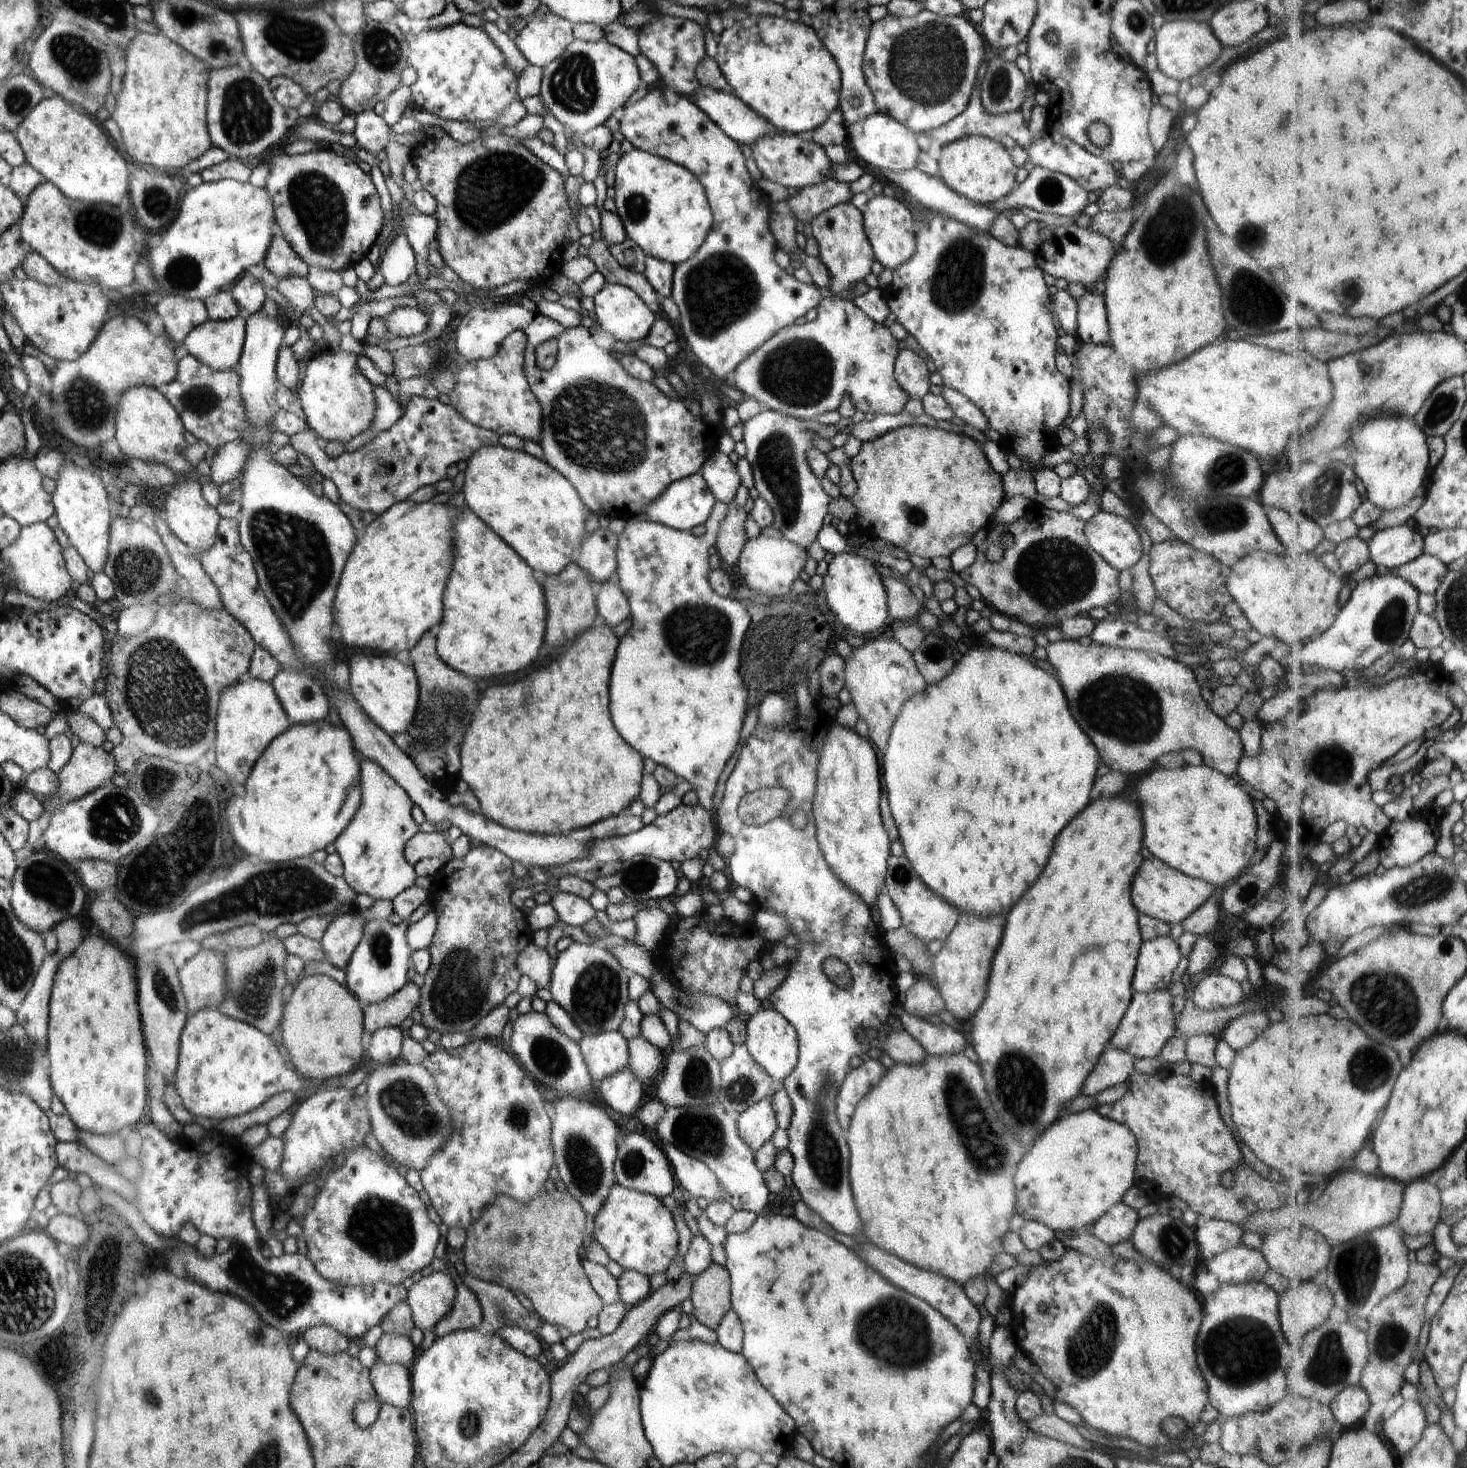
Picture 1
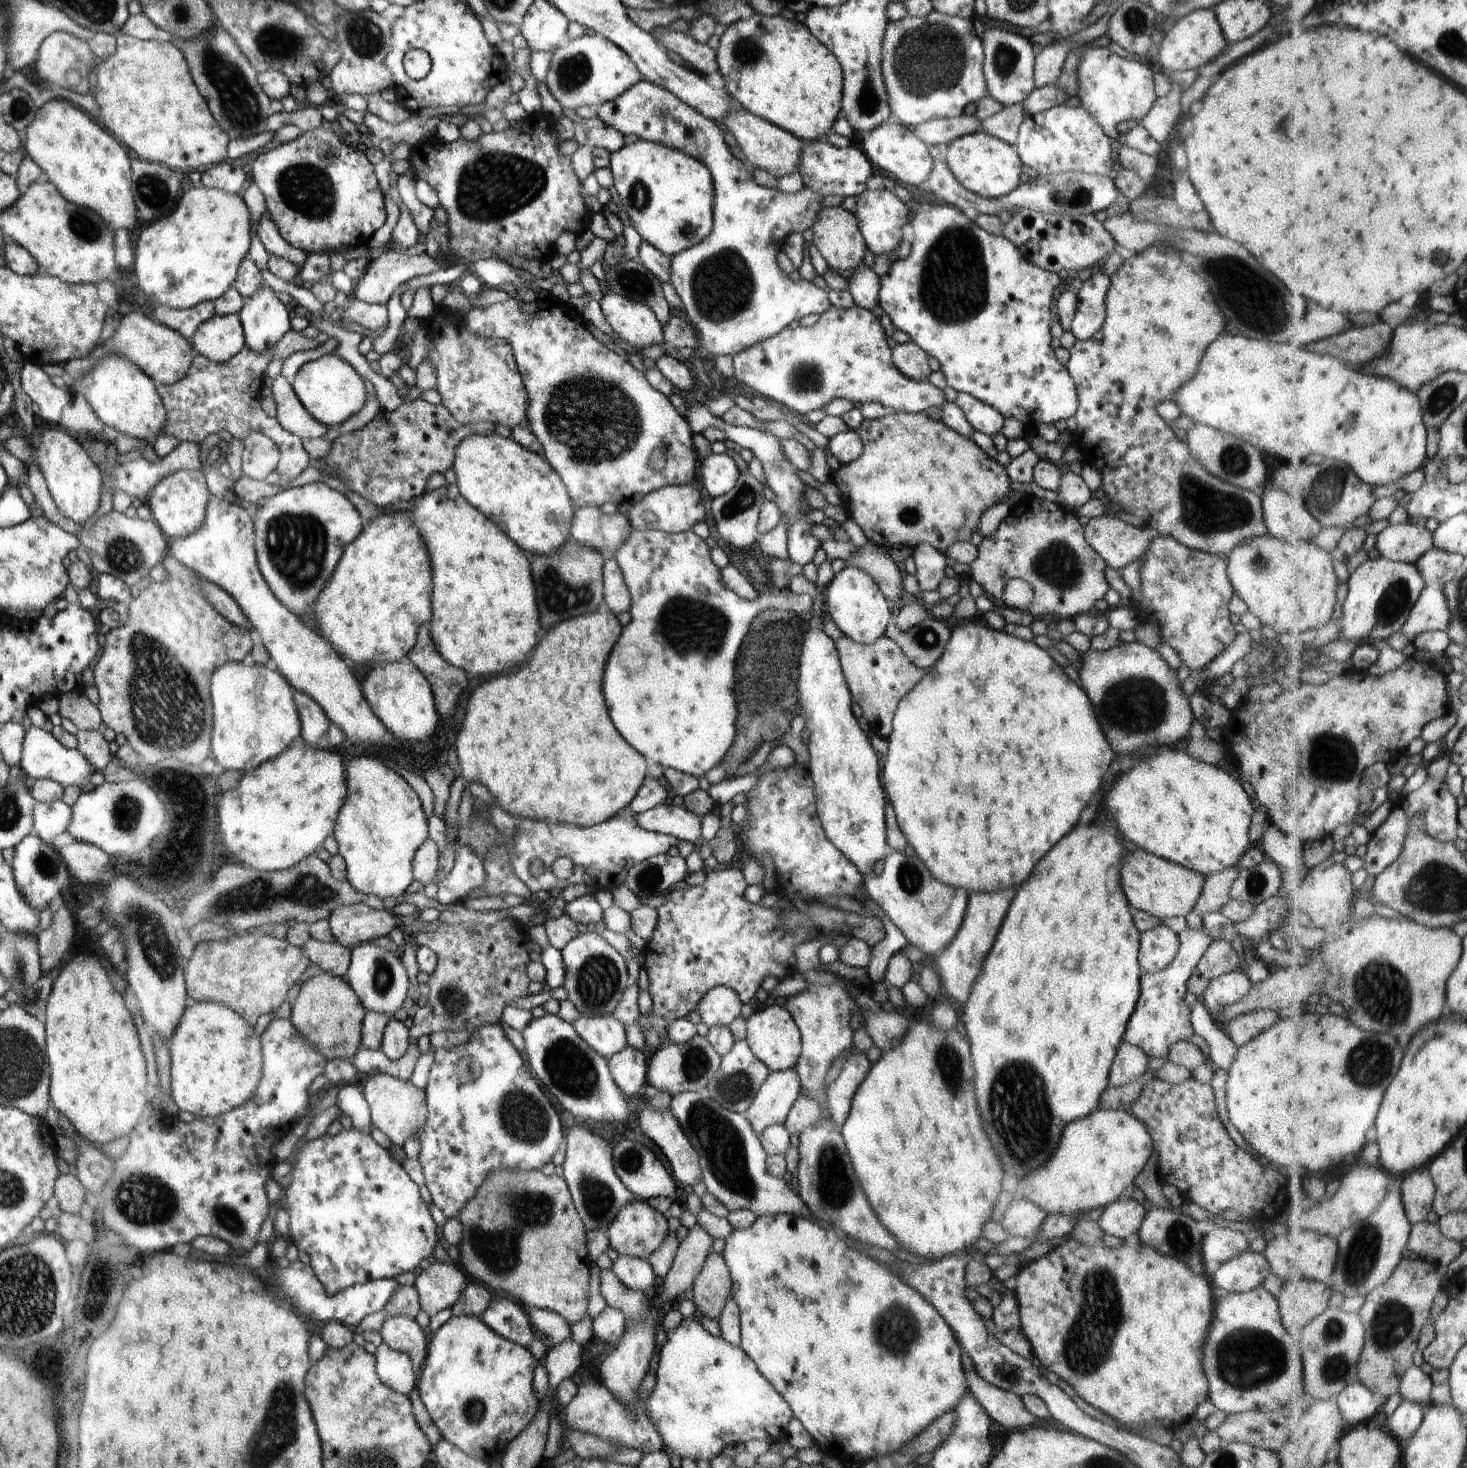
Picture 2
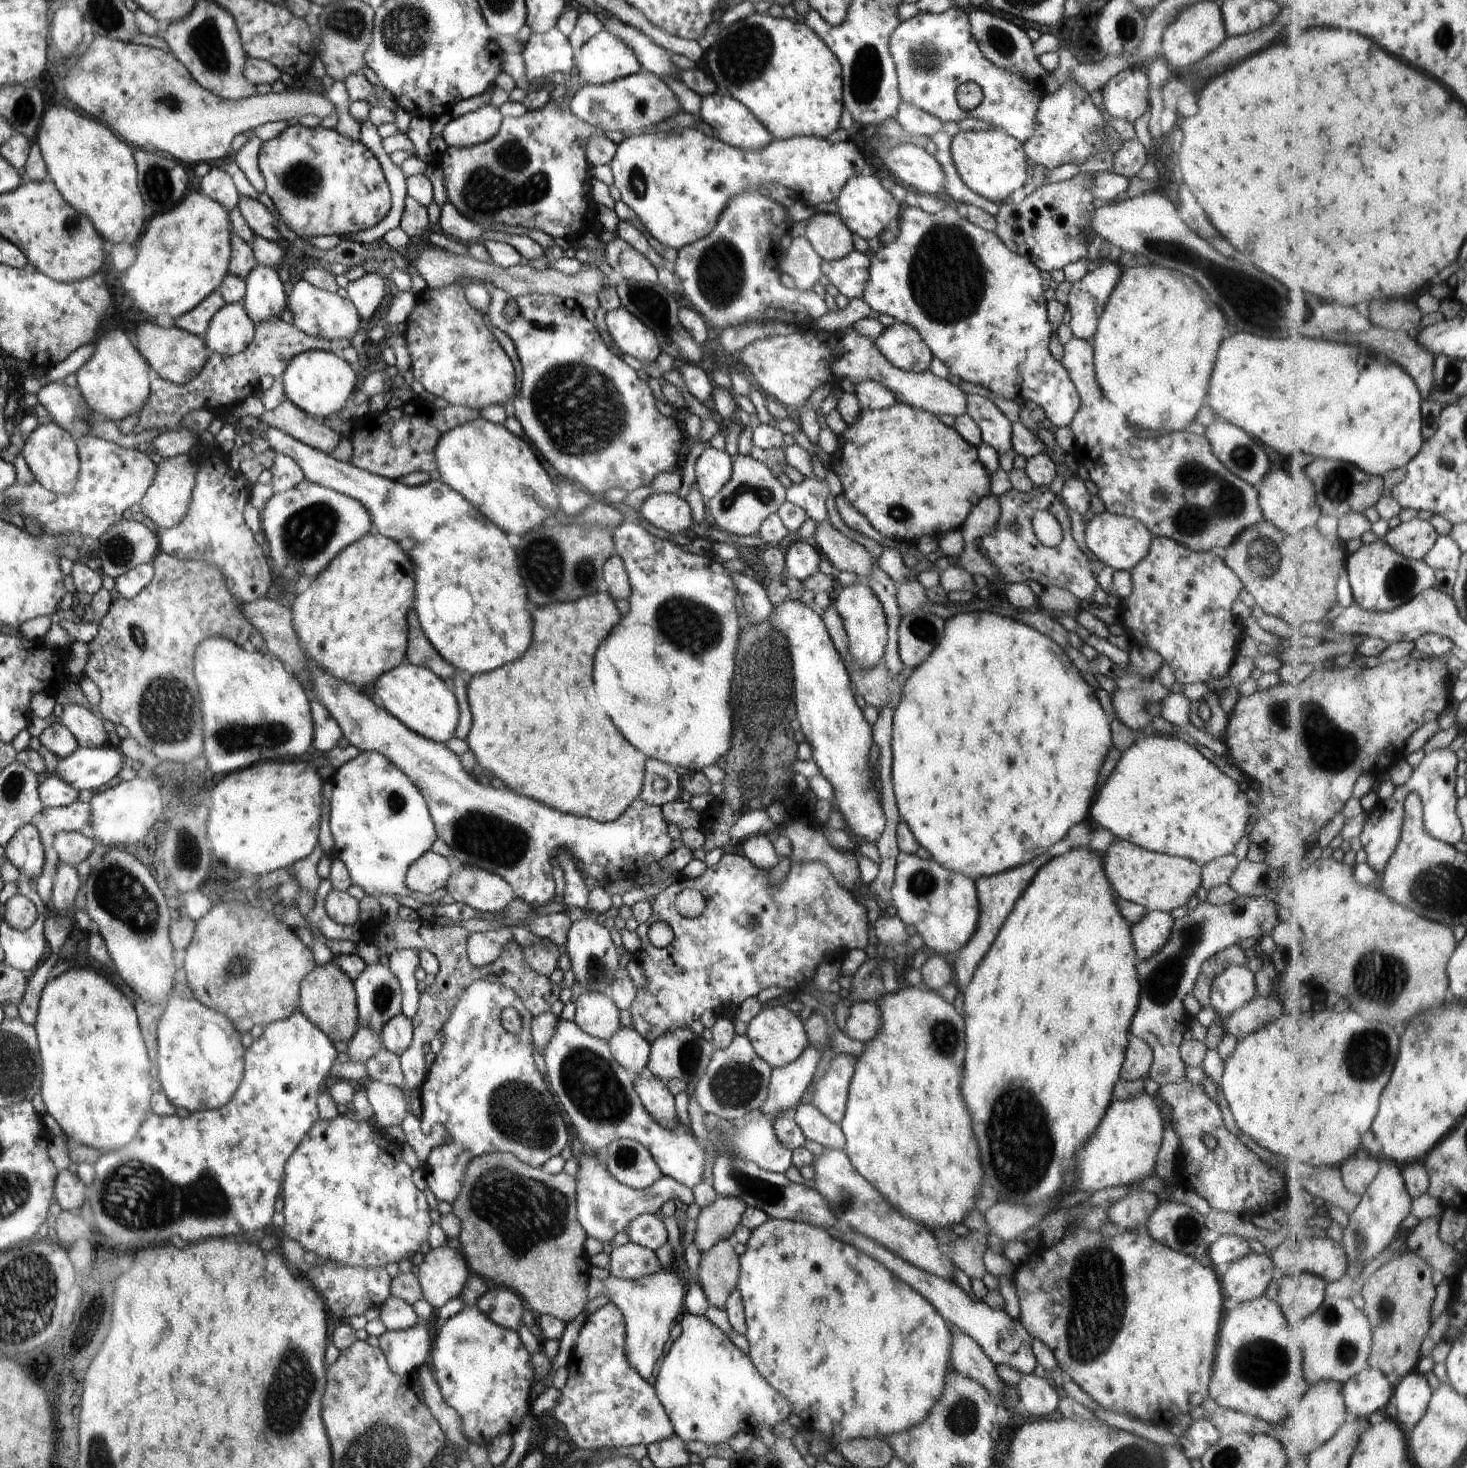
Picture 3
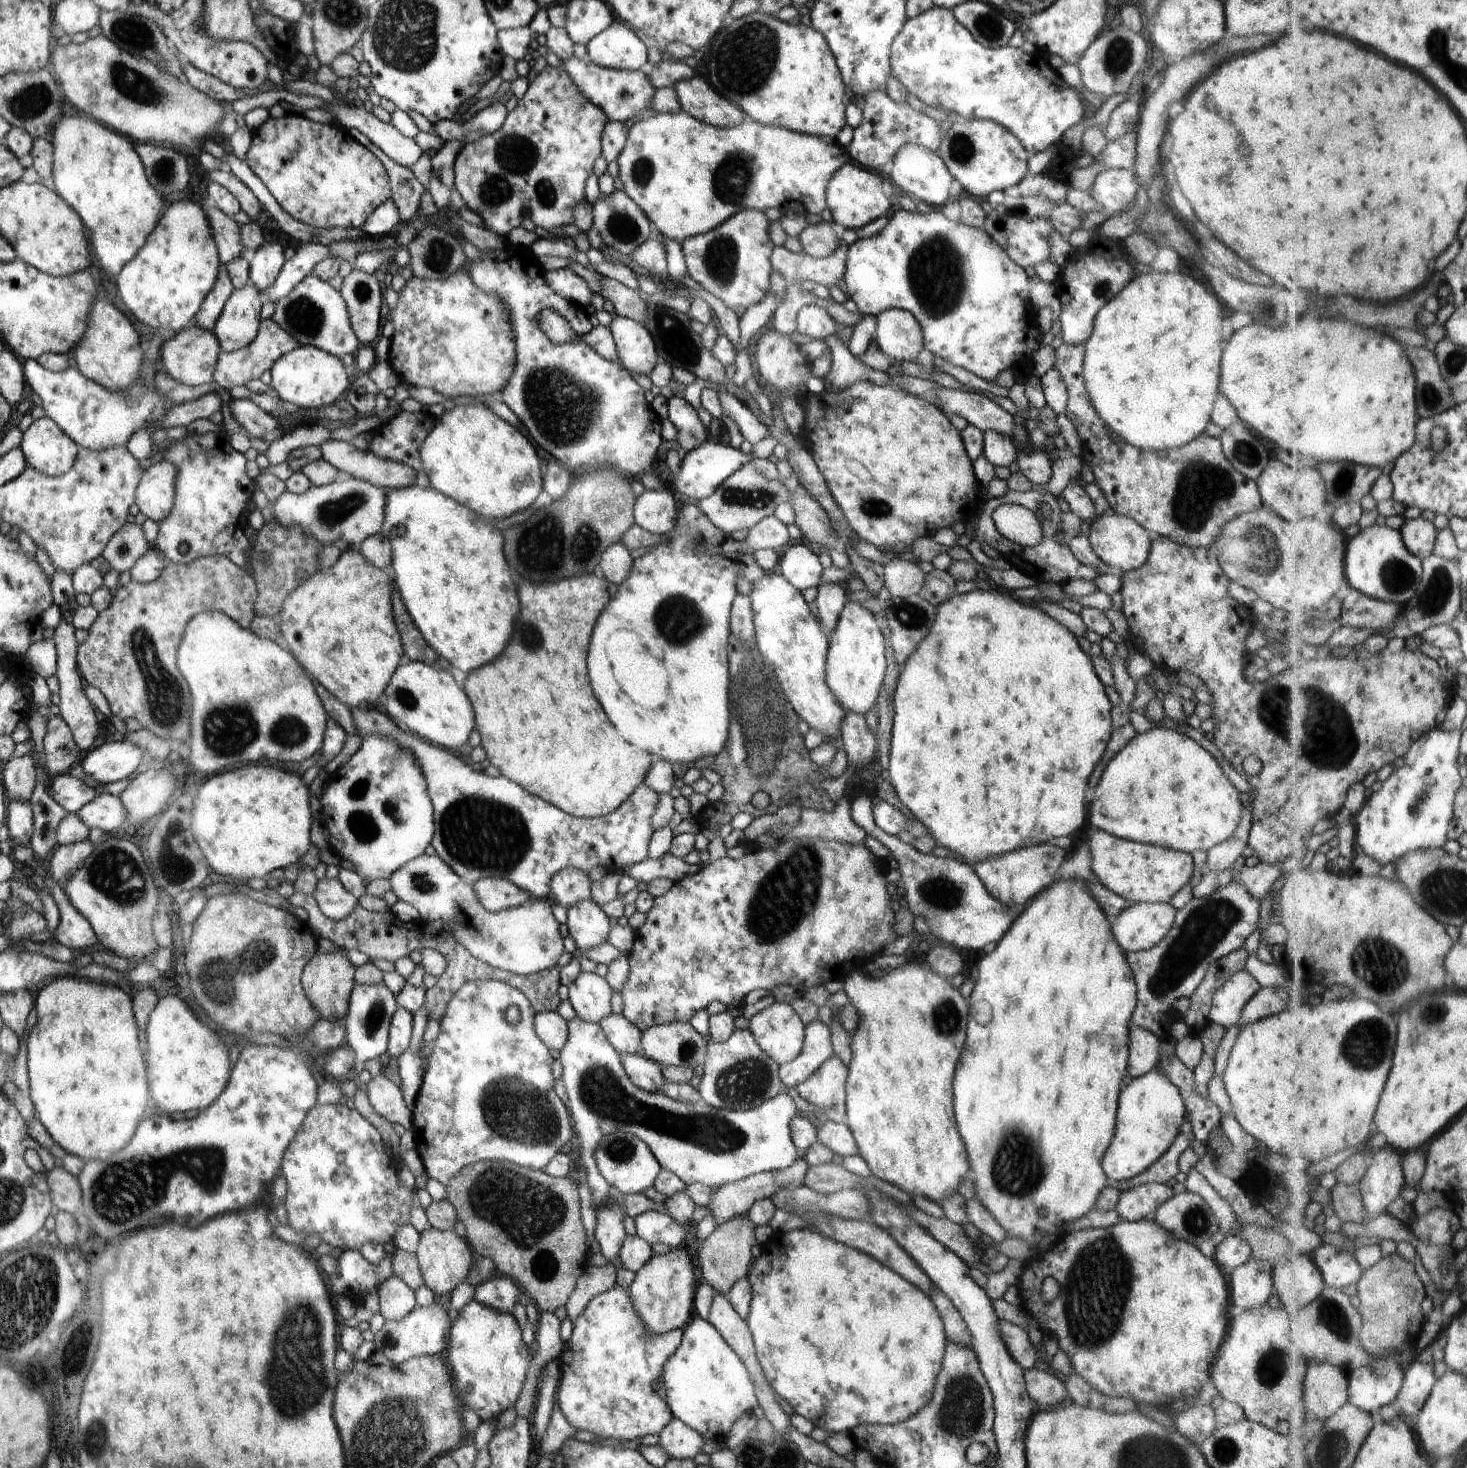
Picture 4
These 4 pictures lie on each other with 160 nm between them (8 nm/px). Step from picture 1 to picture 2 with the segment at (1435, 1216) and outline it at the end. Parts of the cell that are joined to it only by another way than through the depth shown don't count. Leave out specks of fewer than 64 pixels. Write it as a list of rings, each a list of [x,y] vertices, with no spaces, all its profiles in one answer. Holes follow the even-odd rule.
[[[1430,1170],[1413,1172],[1400,1182],[1404,1204],[1414,1226],[1424,1222],[1430,1212],[1435,1210],[1437,1197],[1437,1184]]]

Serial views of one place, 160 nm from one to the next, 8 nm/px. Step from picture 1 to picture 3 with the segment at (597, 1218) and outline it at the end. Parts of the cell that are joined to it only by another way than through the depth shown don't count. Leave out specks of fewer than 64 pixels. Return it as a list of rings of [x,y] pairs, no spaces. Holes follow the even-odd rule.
[[[655,1214],[638,1215],[634,1220],[631,1220],[627,1233],[630,1243],[651,1251],[656,1251],[668,1243],[667,1228],[662,1219]]]

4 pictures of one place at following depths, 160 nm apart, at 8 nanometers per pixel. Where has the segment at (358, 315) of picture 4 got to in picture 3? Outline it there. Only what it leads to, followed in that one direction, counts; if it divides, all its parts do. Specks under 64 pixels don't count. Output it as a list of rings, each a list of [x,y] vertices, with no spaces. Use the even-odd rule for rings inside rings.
[[[367,272],[361,278],[349,282],[345,291],[362,322],[367,321],[378,310],[386,296],[384,280],[378,272]]]

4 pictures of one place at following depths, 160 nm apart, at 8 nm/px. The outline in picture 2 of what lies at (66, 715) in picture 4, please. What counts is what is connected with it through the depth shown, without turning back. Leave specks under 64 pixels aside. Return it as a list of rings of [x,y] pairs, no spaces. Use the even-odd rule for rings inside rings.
[[[78,729],[76,750],[85,757],[87,763],[98,772],[110,764],[115,757],[109,748],[109,742],[104,739],[102,730],[85,731]]]

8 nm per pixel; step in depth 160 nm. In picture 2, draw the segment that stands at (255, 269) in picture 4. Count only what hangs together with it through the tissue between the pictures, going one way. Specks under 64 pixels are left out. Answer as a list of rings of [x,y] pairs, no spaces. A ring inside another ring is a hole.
[[[262,286],[239,312],[245,348],[263,355],[270,351],[291,330],[291,307],[284,305],[268,286]]]

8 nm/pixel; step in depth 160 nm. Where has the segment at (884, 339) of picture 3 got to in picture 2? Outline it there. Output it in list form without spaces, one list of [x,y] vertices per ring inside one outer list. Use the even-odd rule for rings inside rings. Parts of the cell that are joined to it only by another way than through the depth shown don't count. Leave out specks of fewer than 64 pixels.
[[[897,343],[891,351],[895,367],[904,376],[915,381],[928,381],[931,374],[929,356],[916,343]]]

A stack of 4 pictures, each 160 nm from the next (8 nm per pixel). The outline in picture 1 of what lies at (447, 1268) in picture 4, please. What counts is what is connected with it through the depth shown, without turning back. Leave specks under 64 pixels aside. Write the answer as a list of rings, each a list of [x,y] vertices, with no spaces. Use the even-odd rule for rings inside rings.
[[[433,1272],[423,1276],[413,1284],[406,1300],[415,1326],[424,1333],[435,1328],[440,1319],[448,1314],[456,1295],[456,1285],[448,1274]]]

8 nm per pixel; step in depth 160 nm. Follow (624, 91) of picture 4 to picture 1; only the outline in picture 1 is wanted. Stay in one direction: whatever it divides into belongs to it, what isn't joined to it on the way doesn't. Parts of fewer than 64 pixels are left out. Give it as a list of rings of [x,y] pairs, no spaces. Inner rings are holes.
[[[668,87],[656,88],[617,115],[619,136],[625,137],[634,149],[664,157],[687,168],[704,189],[713,212],[712,228],[698,252],[675,266],[670,297],[679,308],[680,332],[690,350],[715,377],[724,383],[731,383],[734,369],[763,342],[780,329],[794,325],[810,308],[818,308],[822,298],[820,290],[814,284],[798,281],[776,264],[774,252],[777,240],[769,227],[769,198],[750,177],[739,144],[714,124],[694,101]],[[828,179],[823,183],[803,188],[796,198],[788,198],[786,201],[797,220],[805,224],[826,209],[850,202],[852,197],[850,184]]]

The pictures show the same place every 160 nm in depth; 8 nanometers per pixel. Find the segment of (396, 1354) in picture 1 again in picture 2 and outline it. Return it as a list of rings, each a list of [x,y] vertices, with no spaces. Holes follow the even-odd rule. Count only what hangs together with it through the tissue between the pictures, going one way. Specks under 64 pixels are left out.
[[[386,1315],[379,1332],[387,1348],[406,1353],[410,1357],[416,1374],[420,1374],[427,1348],[426,1336],[418,1323],[408,1317]]]

